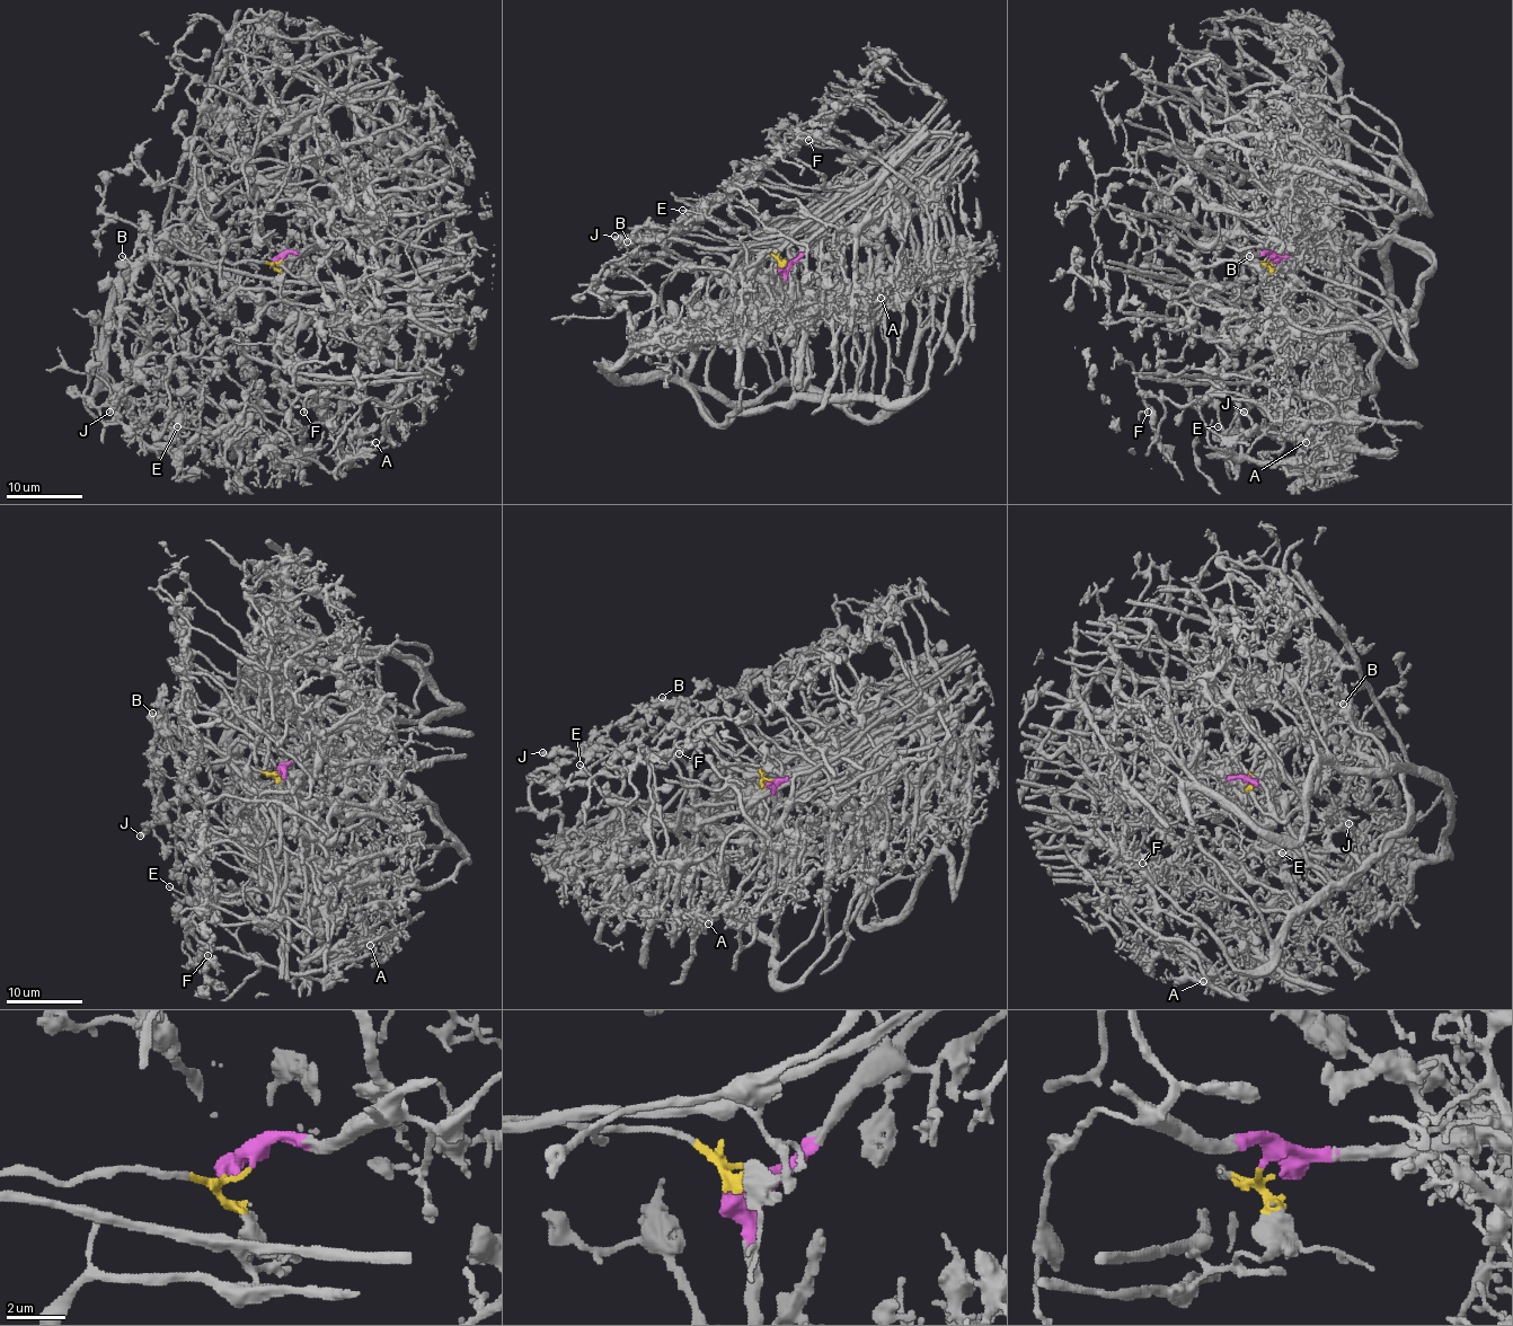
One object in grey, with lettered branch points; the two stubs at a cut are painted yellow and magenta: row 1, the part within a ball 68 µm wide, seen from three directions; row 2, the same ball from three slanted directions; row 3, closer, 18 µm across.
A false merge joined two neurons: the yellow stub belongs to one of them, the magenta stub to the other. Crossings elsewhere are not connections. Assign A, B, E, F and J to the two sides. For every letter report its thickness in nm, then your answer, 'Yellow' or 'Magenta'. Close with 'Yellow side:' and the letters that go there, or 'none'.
A: Thickness 90 nm. Magenta
B: Thickness 120 nm. Yellow
E: Thickness 110 nm. Magenta
F: Thickness 140 nm. Magenta
J: Thickness 320 nm. Yellow
Yellow side: B, J

